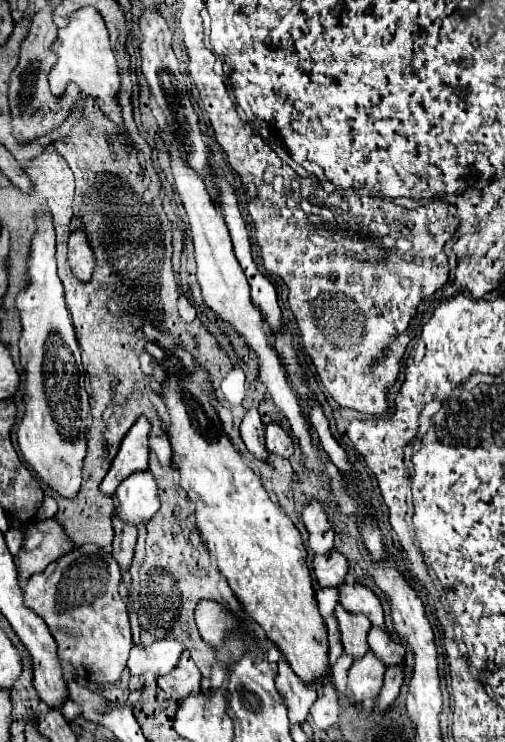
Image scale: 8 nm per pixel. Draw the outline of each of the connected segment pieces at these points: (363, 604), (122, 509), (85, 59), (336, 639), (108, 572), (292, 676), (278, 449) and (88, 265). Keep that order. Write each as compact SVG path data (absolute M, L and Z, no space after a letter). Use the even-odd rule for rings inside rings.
M344 583L340 587L340 605L350 613L362 613L374 627L384 627L384 611L380 599L358 583Z
M140 471L124 479L116 489L118 505L114 517L134 527L144 525L158 511L158 487L150 471Z
M82 7L82 9L74 11L68 17L68 25L58 29L58 37L54 41L54 47L50 47L50 51L58 57L56 65L48 73L50 89L56 95L60 95L64 91L66 83L74 81L86 95L90 95L94 99L104 99L104 113L110 119L114 119L116 123L120 123L122 121L120 109L116 105L116 91L120 85L120 77L118 77L116 59L110 49L108 31L106 31L102 15L94 7Z
M334 617L326 619L326 629L328 629L328 659L330 659L330 663L334 663L342 655L340 631L338 631L338 623Z
M82 545L64 557L50 563L42 573L30 577L24 585L24 605L44 619L52 637L58 643L58 657L68 661L76 675L92 683L116 683L126 667L128 653L132 649L130 621L126 613L126 603L118 595L120 569L110 555L110 549L100 549L96 545Z
M282 657L278 661L278 677L276 687L280 689L284 703L288 705L288 717L290 723L304 723L308 717L308 711L312 703L316 701L316 689L314 685L304 685L300 677L290 669L290 663Z
M276 423L266 425L266 449L280 457L290 457L294 453L294 443L290 435Z
M72 231L68 239L68 263L72 273L80 281L90 281L92 271L94 271L94 255L90 251L90 245L86 241L84 231Z

